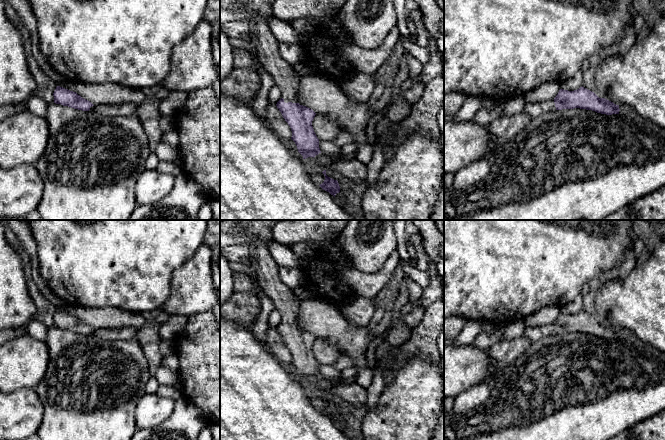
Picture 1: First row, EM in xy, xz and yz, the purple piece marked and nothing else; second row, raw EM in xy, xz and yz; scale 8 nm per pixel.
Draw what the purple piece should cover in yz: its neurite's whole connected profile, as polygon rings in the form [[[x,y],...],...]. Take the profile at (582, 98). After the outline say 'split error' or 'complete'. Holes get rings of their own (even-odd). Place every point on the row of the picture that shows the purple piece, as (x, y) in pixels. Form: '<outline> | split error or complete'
[[[583,86],[574,91],[560,89],[553,100],[525,103],[525,113],[531,118],[554,110],[574,108],[592,110],[606,115],[619,114],[620,111],[619,105],[605,98],[599,98],[594,92]]] | split error

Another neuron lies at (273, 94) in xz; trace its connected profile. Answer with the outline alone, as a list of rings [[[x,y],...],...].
[[[278,86],[271,88],[268,94],[268,101],[276,105],[279,93],[280,93],[280,88]]]

